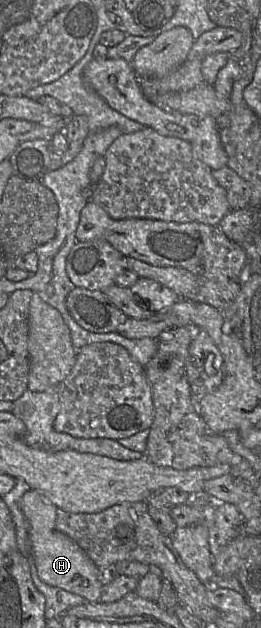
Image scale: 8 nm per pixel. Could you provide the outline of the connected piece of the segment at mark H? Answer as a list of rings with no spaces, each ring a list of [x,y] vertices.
[[[31,489],[22,496],[21,510],[29,525],[32,556],[39,578],[50,586],[82,596],[88,603],[99,602],[103,589],[98,580],[99,568],[75,541],[57,529],[57,507]]]

